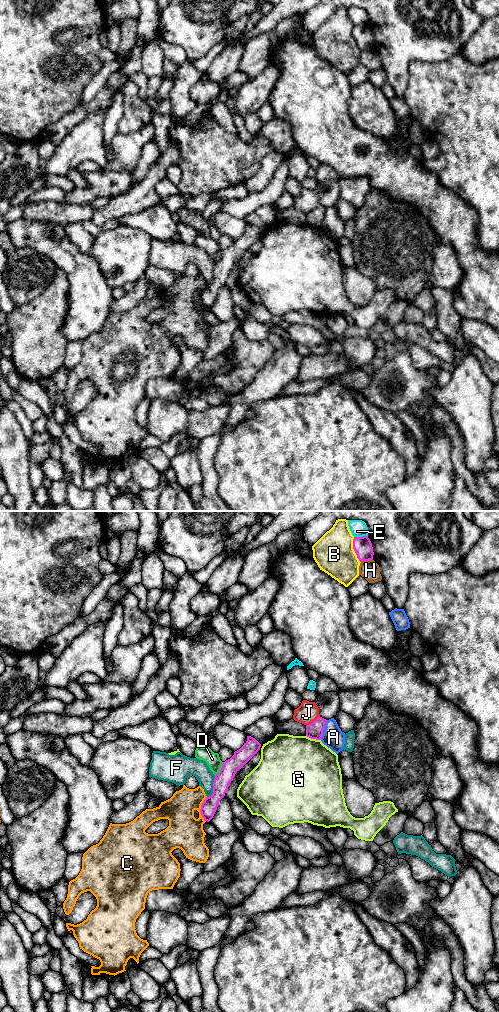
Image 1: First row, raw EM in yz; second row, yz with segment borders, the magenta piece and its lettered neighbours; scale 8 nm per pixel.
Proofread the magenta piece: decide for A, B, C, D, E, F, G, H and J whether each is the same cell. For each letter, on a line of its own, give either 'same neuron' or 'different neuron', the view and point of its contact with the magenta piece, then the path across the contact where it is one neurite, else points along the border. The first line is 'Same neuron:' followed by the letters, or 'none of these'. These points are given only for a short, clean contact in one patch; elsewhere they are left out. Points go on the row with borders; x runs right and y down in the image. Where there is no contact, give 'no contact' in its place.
Same neuron: none of these
A: different neuron; meets magenta in yz at (323, 729)
B: different neuron; meets magenta in yz at (354, 550)
C: different neuron; meets magenta in yz at (200, 809); border along yz (206, 796), (200, 809), (200, 814), (205, 821)
D: different neuron; meets magenta in yz at (221, 769)
E: different neuron; meets magenta in yz at (360, 537)
F: different neuron; meets magenta in yz at (213, 787)
G: different neuron; meets magenta in yz at (313, 738)
H: different neuron; meets magenta in yz at (366, 560)
J: different neuron; meets magenta in yz at (313, 721)

